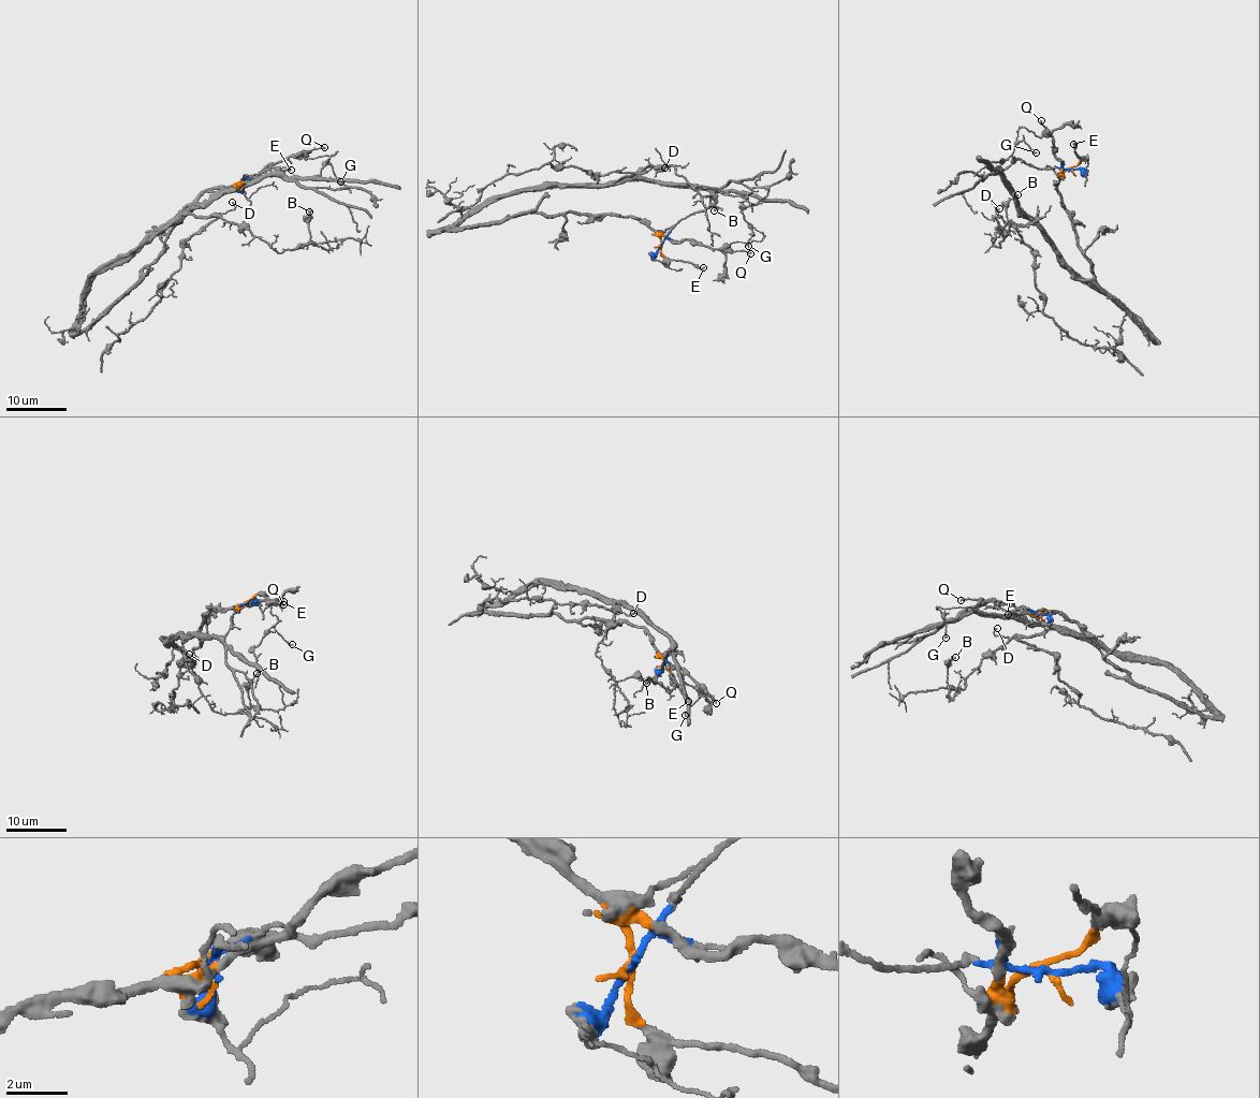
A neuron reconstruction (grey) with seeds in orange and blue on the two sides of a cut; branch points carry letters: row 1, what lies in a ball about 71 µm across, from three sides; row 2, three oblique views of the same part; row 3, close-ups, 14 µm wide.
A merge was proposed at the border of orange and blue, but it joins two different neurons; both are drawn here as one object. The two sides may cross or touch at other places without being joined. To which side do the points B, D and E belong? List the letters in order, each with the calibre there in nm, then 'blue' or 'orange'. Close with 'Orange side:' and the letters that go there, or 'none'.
B: 170 nm | blue
D: 130 nm | blue
E: 200 nm | orange
Orange side: E

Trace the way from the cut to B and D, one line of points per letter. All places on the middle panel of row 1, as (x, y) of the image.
B: (660, 246), (680, 220), (707, 207), (711, 194), (619, 179), (673, 165), (692, 189), (714, 199), (715, 210)
D: (660, 246), (680, 220), (707, 207), (711, 199), (711, 194), (701, 189), (618, 181), (652, 166), (664, 169)

